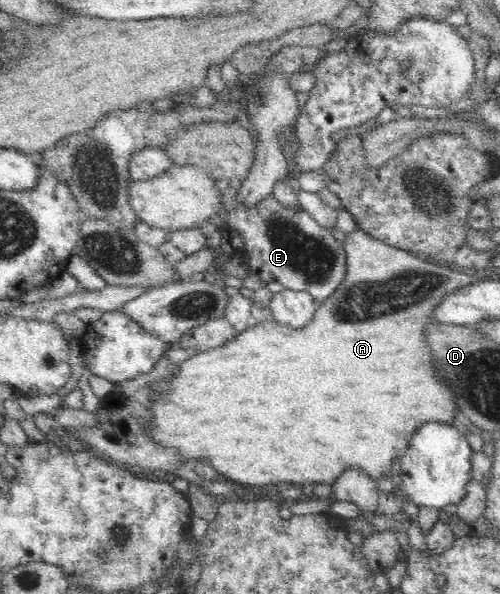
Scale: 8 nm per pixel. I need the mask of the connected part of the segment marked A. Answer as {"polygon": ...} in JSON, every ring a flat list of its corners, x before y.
{"polygon":[[357,229,346,233,344,241,345,253,347,253,347,274,341,286,318,306,318,309,303,328,294,329,289,326,281,326,275,320,256,323,235,335,229,342,221,346,210,348,198,354,190,356,178,365,178,371,173,373,168,384,155,383,156,391,150,389,148,394,148,408,152,409,152,431,150,437,157,444,164,444,170,448,176,448,183,462,192,465,197,460,208,460,208,463,220,476,228,481,235,482,238,486,252,488,253,486,277,486,283,482,296,482,301,485,305,482,333,484,341,473,349,467,357,467,367,473,374,481,379,480,384,474,390,475,393,458,400,458,407,450,409,439,414,430,417,430,425,422,440,422,452,424,453,416,457,414,456,404,453,400,453,390,445,382,441,382,435,376,436,368,432,361,431,349,424,339,424,328,429,323,437,323,433,317,437,305,441,299,456,288,467,286,473,281,480,281,483,276,467,276,461,272,453,272,449,268,441,268,439,264,425,261,417,255,412,255,406,250,389,246,379,242,364,230]]}

